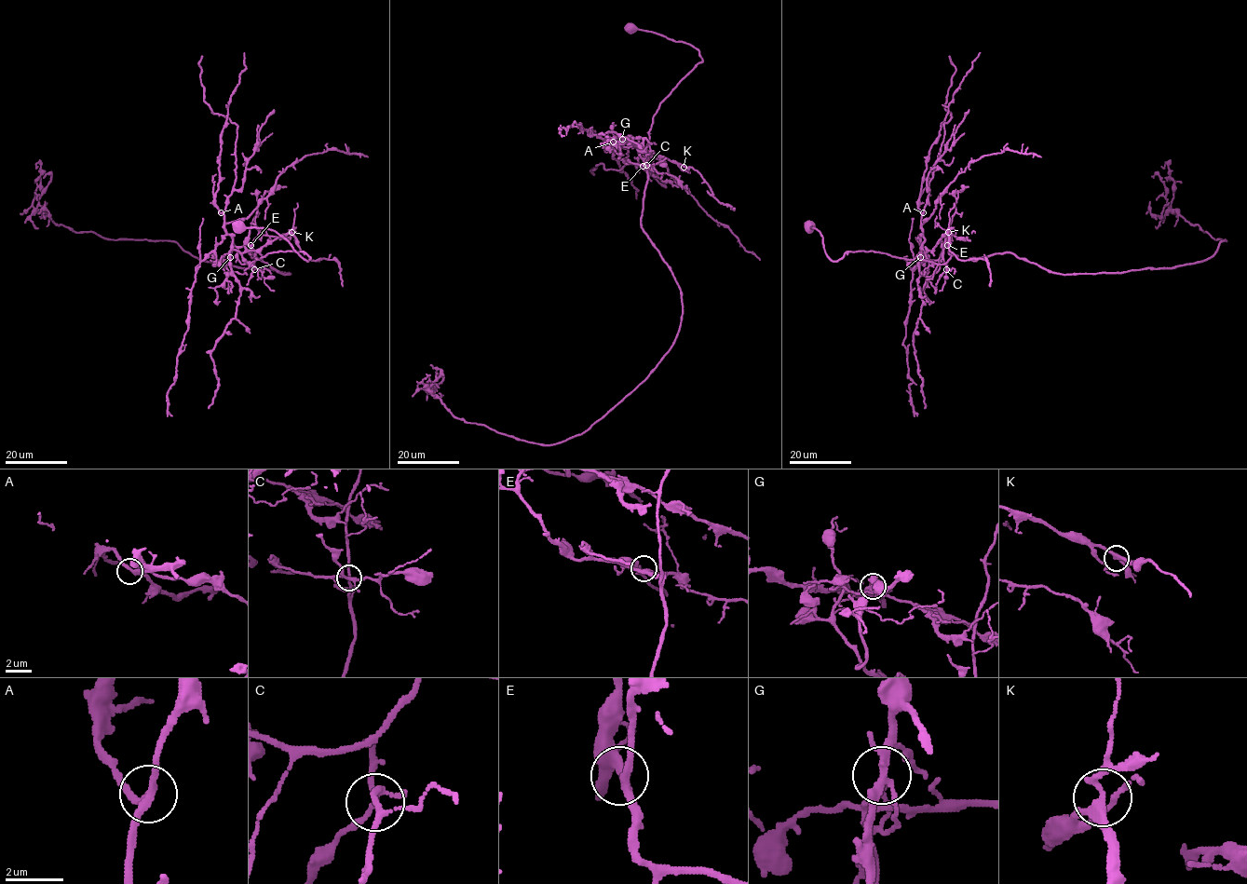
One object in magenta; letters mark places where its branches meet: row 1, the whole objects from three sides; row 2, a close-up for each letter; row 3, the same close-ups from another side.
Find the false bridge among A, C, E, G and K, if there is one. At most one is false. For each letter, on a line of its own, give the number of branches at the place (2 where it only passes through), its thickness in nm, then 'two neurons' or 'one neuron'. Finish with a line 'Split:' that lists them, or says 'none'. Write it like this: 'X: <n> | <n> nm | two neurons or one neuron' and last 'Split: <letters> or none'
A: 3 | 260 nm | one neuron
C: 4 | 190 nm | one neuron
E: 3 | 260 nm | one neuron
G: 4 | 260 nm | two neurons
K: 4 | 280 nm | one neuron
Split: G

